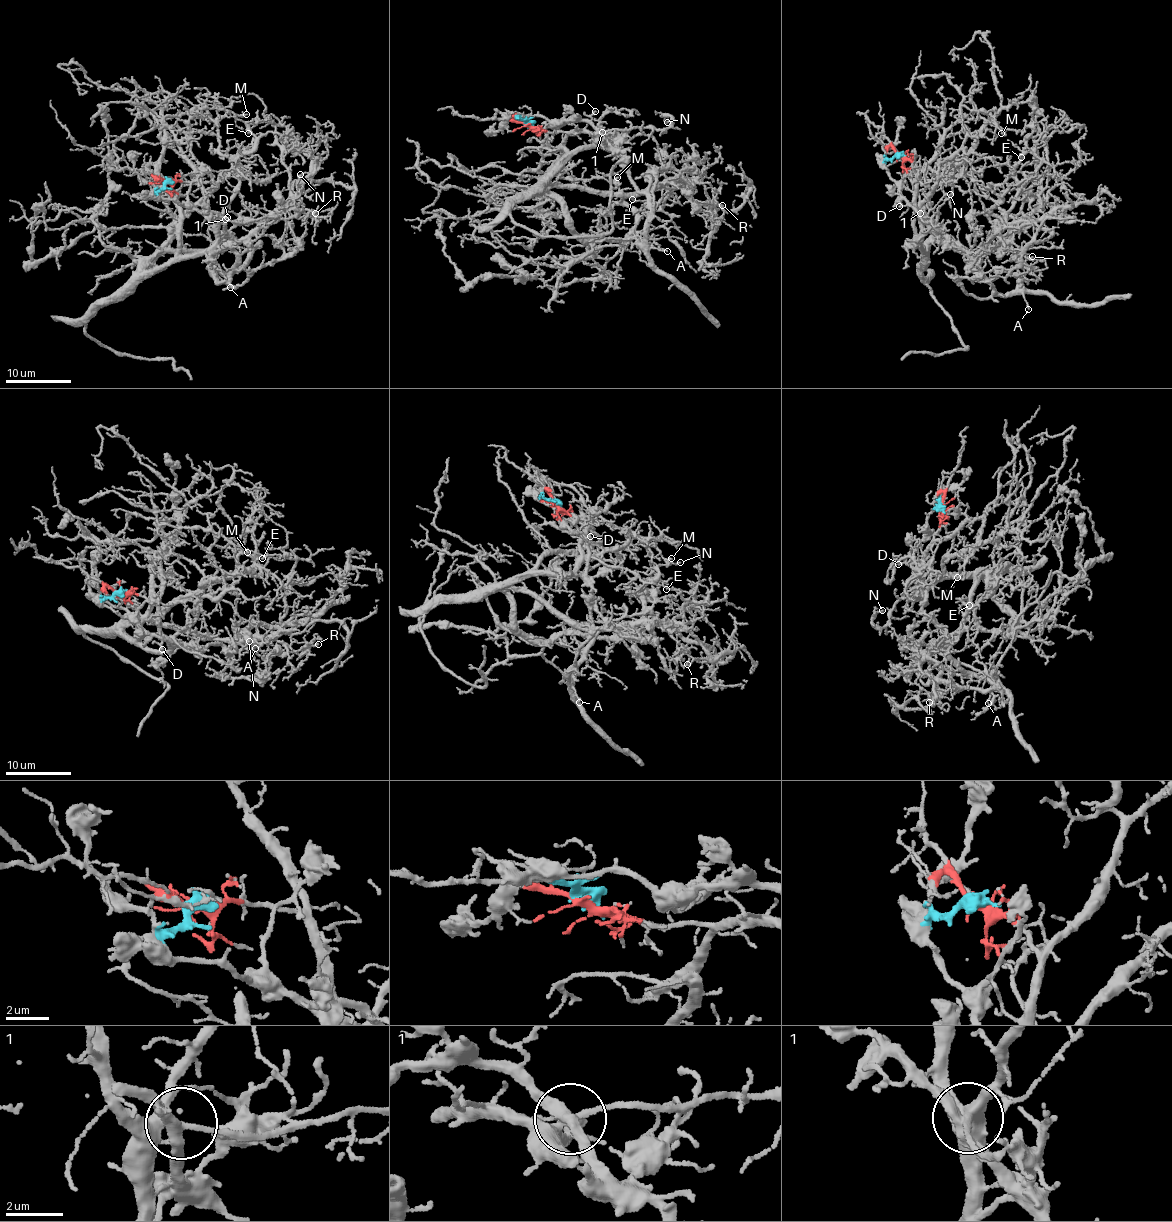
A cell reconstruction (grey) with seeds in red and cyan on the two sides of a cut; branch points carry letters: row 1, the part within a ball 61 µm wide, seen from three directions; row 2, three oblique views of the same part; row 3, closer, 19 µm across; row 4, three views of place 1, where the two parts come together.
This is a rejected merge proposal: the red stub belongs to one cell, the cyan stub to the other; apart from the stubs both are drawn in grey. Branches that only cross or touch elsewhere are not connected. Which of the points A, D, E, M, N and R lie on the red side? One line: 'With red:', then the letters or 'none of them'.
With red: E, M, N, R

